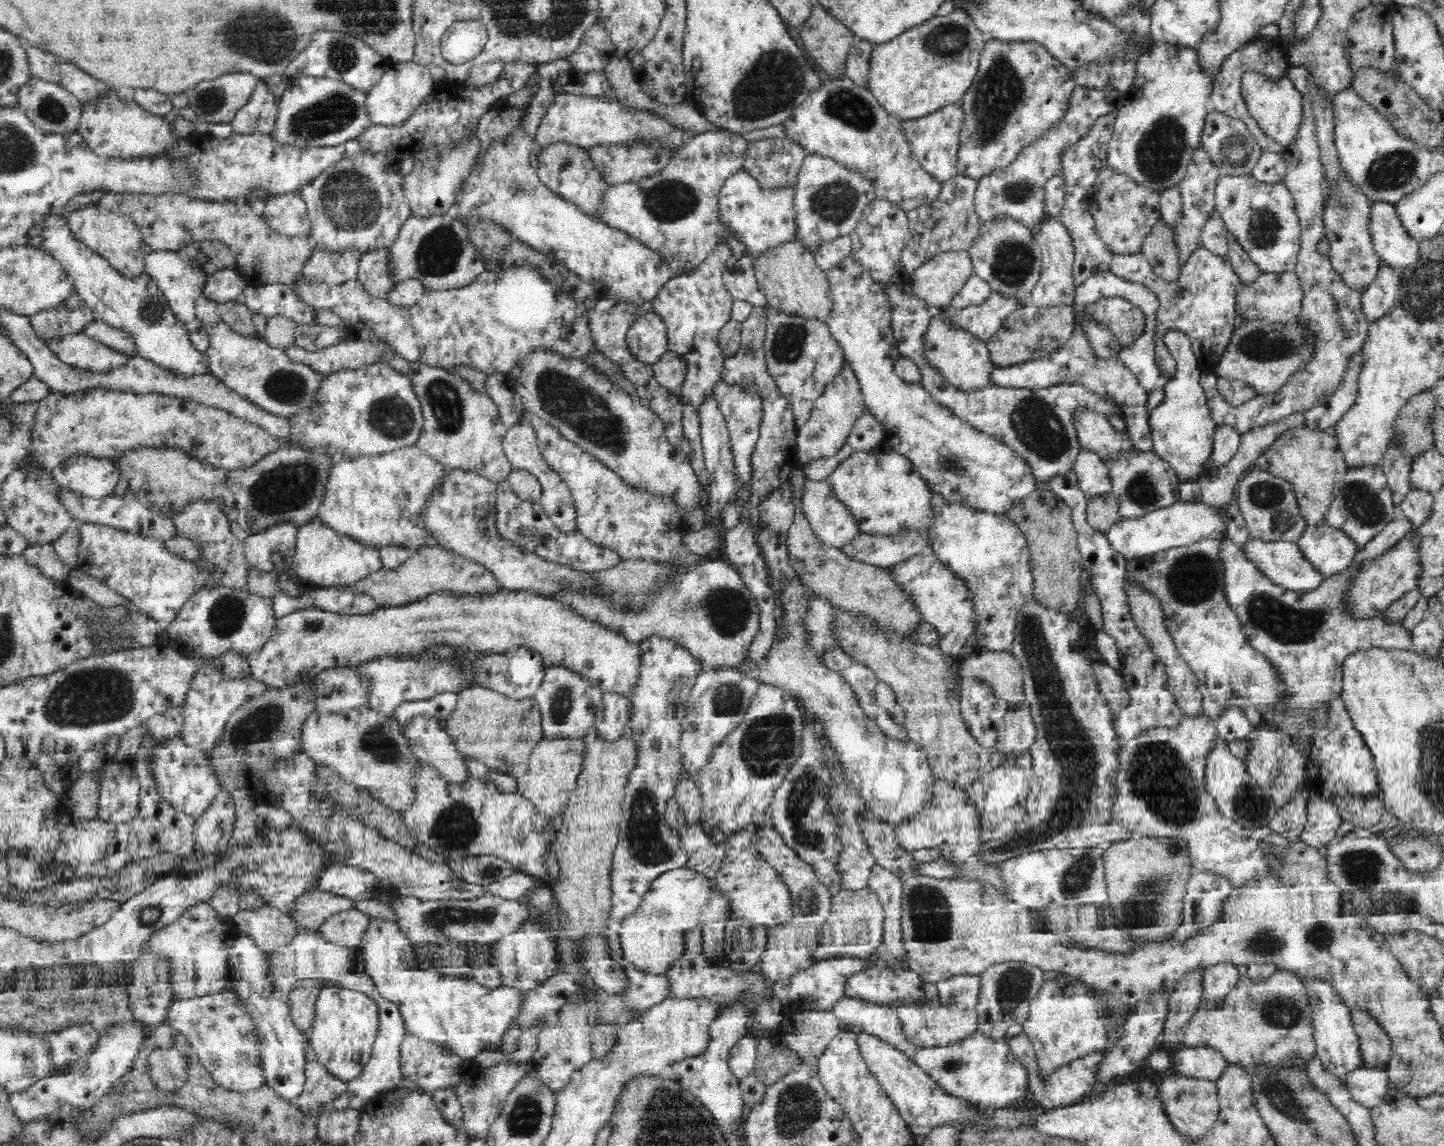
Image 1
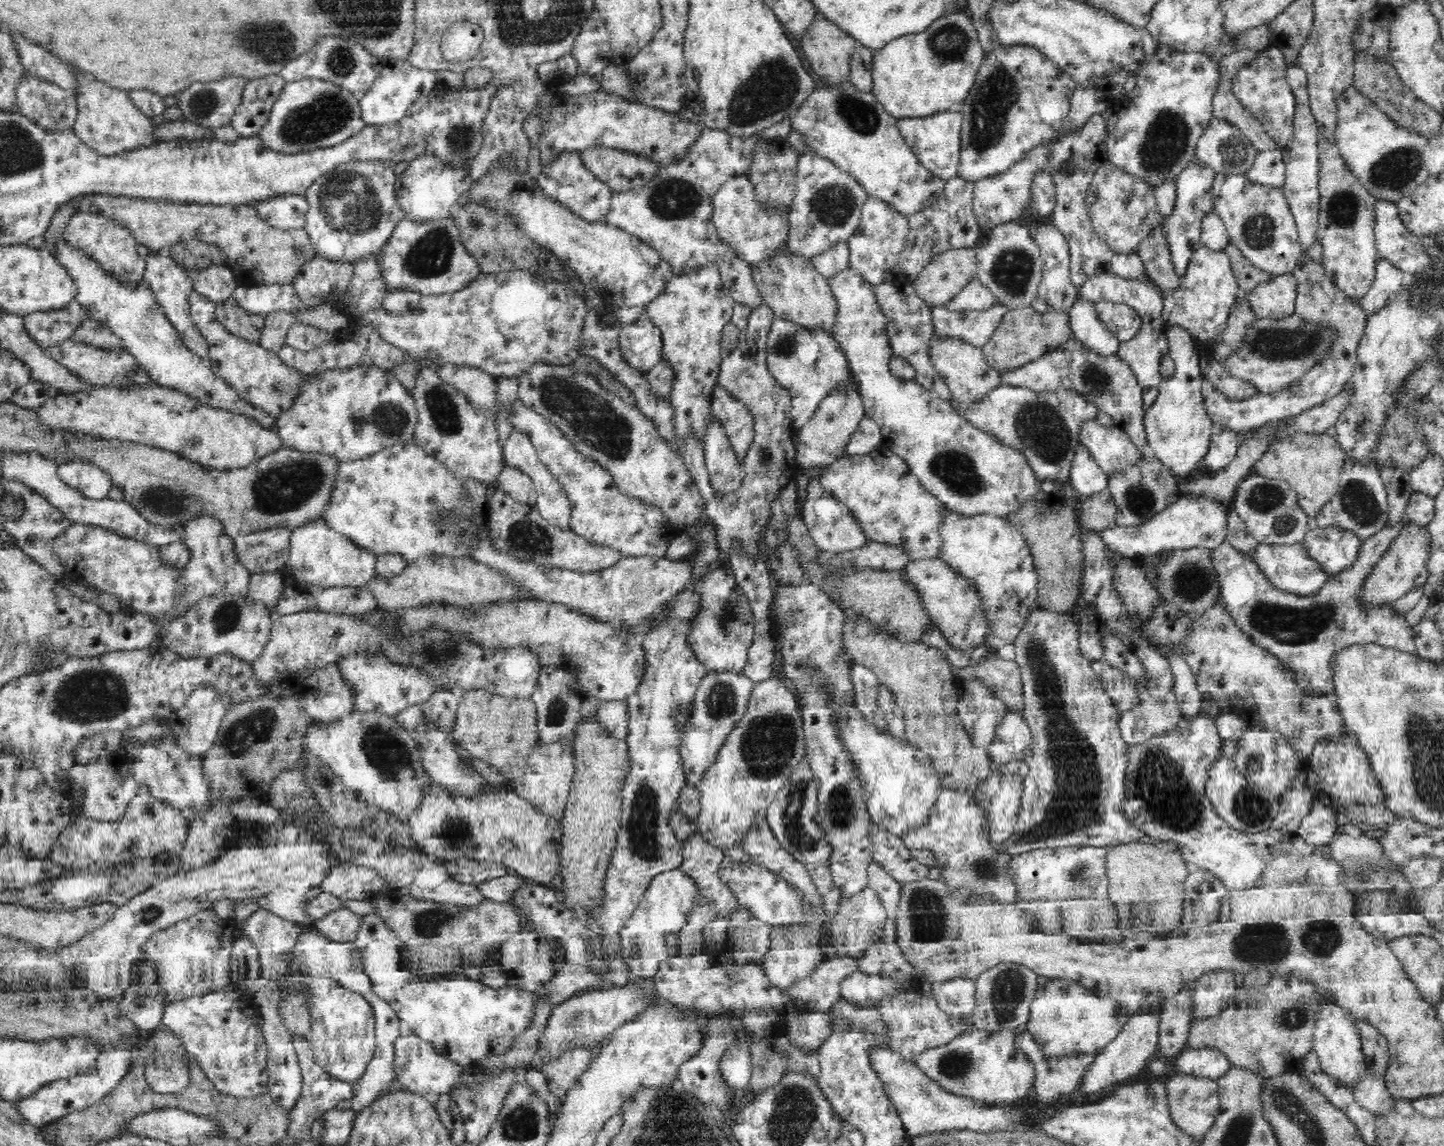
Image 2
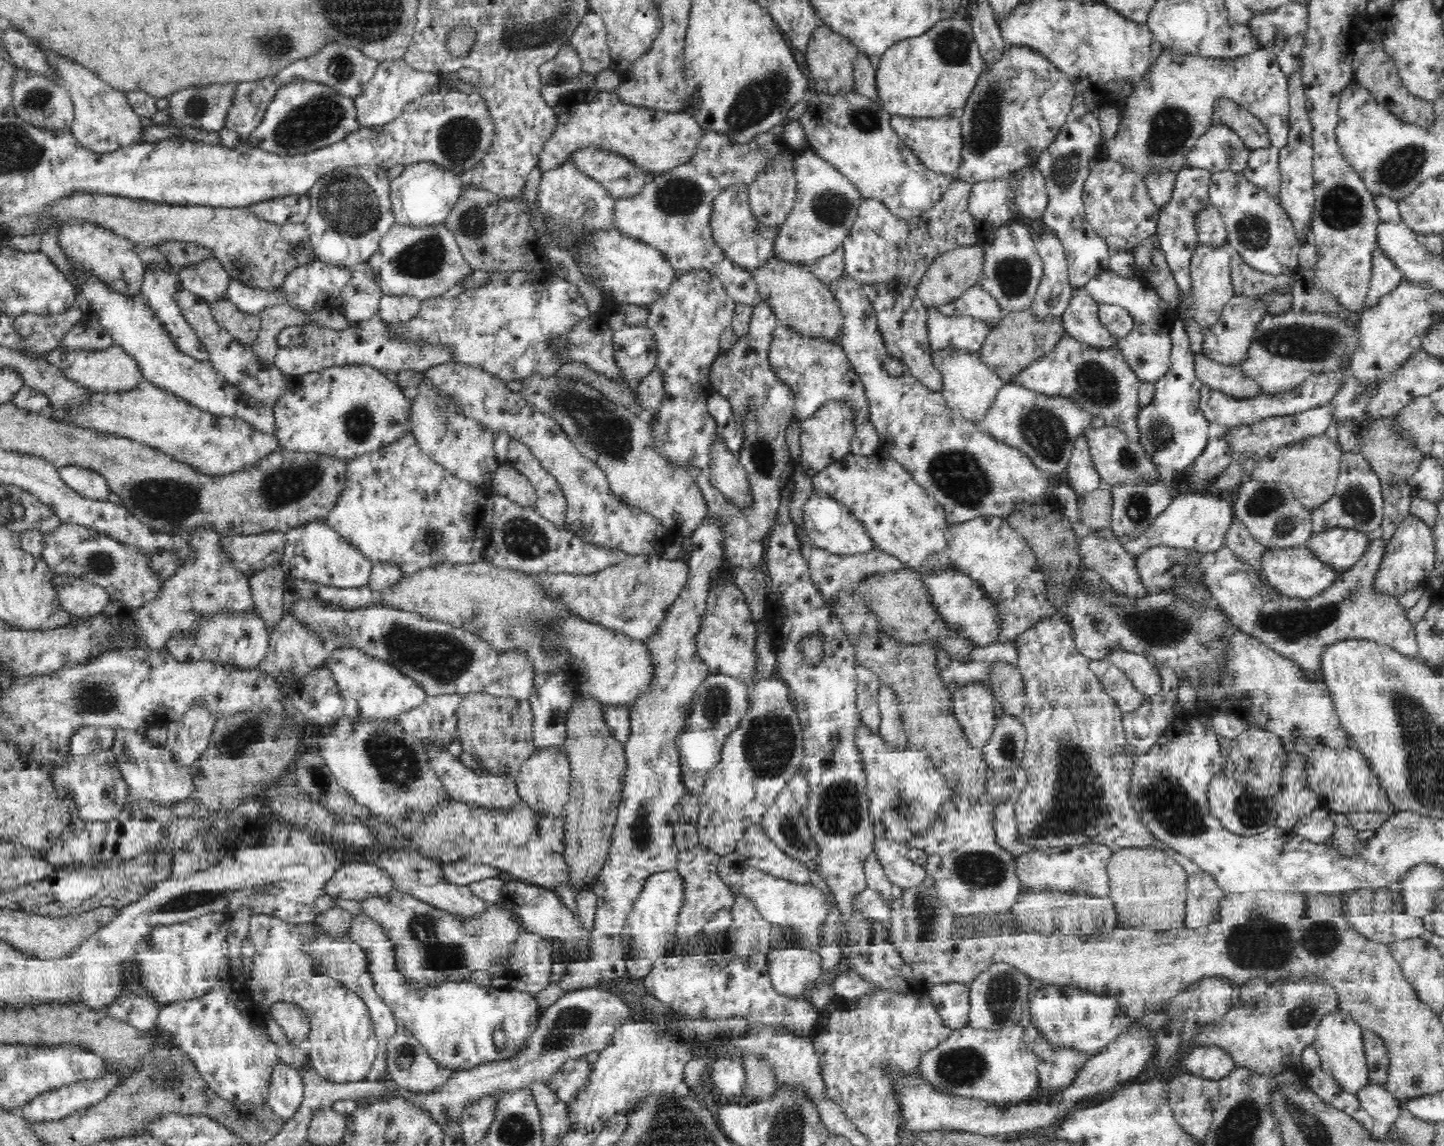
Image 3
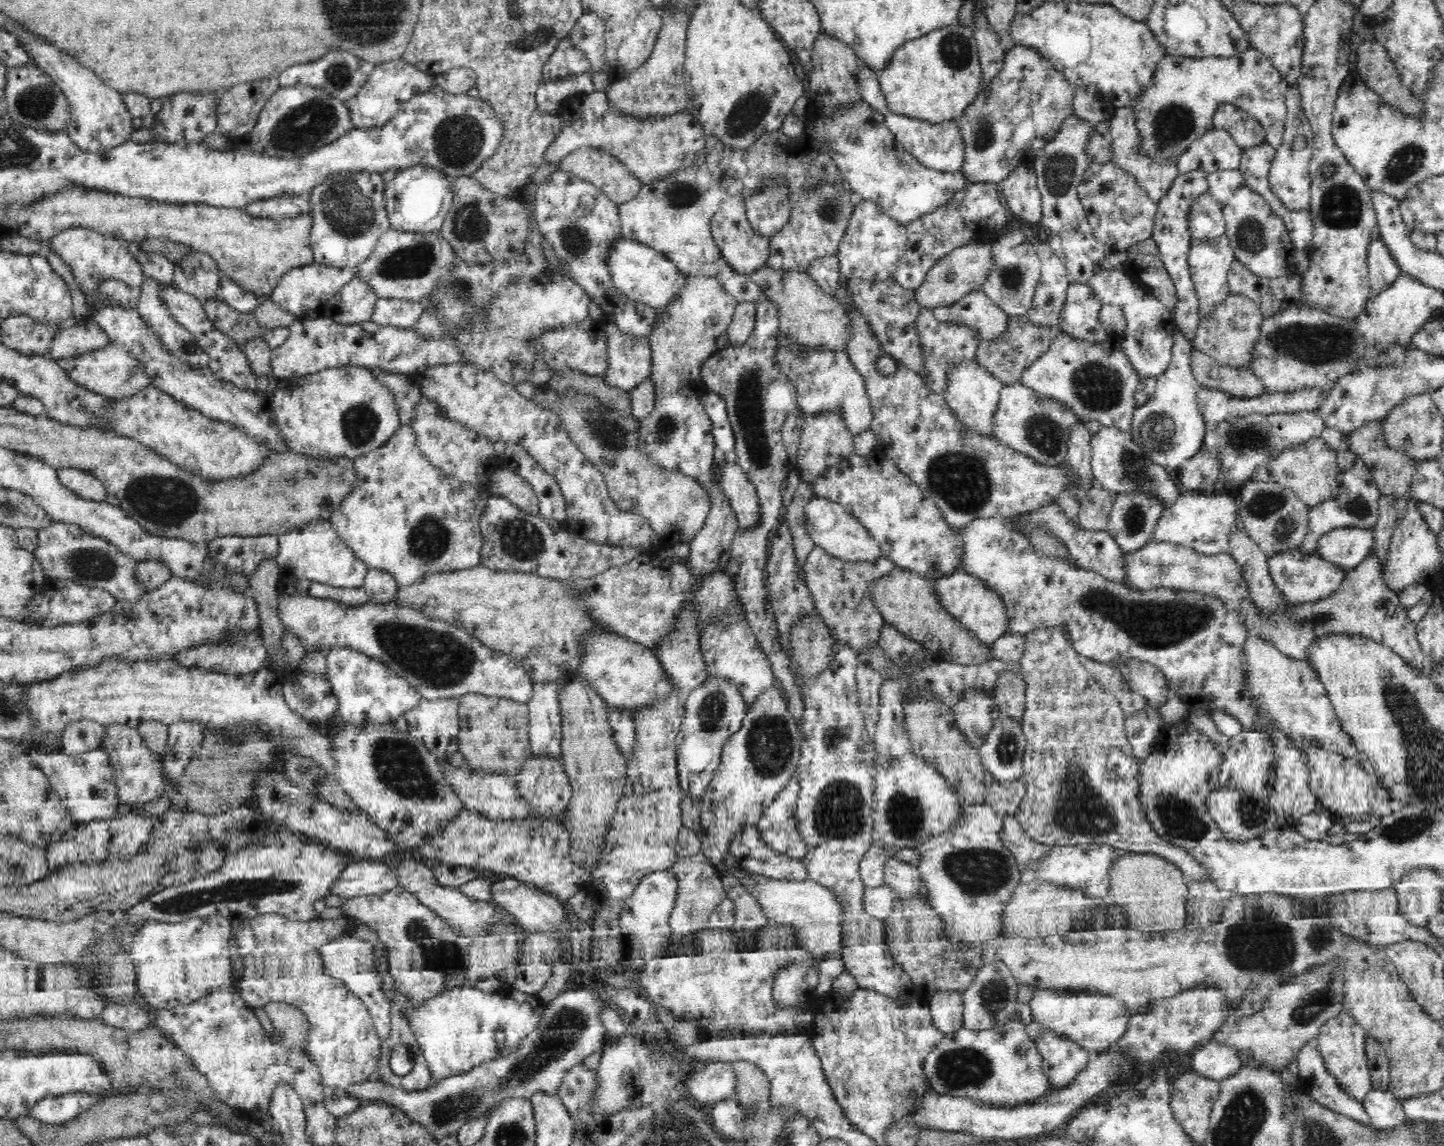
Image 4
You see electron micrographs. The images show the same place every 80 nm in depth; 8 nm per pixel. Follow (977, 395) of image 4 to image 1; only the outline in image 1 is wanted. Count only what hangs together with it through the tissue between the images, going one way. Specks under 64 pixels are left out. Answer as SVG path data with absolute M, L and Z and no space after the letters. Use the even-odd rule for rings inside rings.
M939 309L932 310L927 329L923 333L923 347L920 350L925 363L958 388L974 390L992 385L990 372L994 363L990 359L988 342L974 335L972 331L958 327L950 320L949 313L941 312Z

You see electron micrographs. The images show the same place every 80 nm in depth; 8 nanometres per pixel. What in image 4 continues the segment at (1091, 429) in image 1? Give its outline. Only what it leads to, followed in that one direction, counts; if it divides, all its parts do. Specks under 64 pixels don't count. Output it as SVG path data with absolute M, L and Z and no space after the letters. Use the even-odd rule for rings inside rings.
M1103 427L1092 435L1091 468L1095 476L1095 484L1108 490L1112 494L1133 490L1133 492L1147 492L1161 498L1167 506L1178 500L1180 493L1170 473L1158 464L1155 464L1142 448L1135 444L1126 433L1115 427Z

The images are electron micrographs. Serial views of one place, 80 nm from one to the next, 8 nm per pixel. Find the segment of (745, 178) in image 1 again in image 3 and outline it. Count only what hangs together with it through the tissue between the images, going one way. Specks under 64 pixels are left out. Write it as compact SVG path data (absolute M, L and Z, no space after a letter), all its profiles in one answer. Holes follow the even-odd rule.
M744 182L729 184L718 193L713 200L711 228L714 245L722 249L728 259L750 273L774 256L774 246L781 232L781 228L765 224L765 221L753 214L749 186Z

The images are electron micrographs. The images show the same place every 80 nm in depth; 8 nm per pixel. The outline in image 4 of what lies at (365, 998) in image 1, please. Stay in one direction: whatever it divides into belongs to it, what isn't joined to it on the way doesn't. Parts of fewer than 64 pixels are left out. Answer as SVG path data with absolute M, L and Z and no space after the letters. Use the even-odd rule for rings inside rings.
M259 915L258 917L252 918L252 920L248 921L248 928L251 929L251 935L255 944L255 948L254 950L252 950L251 954L248 957L243 958L244 973L242 980L238 984L238 988L241 989L241 995L242 997L244 997L244 1000L253 1008L263 1008L264 1006L266 1006L266 1004L278 1002L293 1004L294 1006L297 1006L308 1017L310 1028L309 1038L305 1046L305 1051L310 1057L311 1062L314 1063L319 1070L319 1082L322 1085L328 1085L330 1087L343 1089L346 1088L348 1085L363 1083L375 1078L376 1069L378 1068L379 1060L382 1056L382 1042L380 1041L378 1033L376 1032L371 1014L369 1013L367 1006L364 1004L364 1002L362 1002L362 1000L360 1000L360 997L357 994L350 992L348 989L345 988L342 982L324 973L324 965L322 964L320 953L318 953L318 950L320 950L320 946L324 946L326 942L330 942L333 937L350 934L350 930L352 930L351 920L324 921L317 918L308 923L298 923L298 921L290 921L284 919L284 917L279 915Z

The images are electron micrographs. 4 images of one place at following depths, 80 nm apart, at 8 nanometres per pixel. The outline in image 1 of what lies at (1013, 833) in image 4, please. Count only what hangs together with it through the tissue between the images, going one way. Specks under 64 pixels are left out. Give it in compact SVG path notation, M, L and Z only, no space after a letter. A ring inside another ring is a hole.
M1012 760L1002 762L994 770L980 777L968 790L968 801L976 809L980 821L982 842L998 840L1013 835L1026 814L1026 802L1030 792L1030 782L1026 779L1024 768Z

